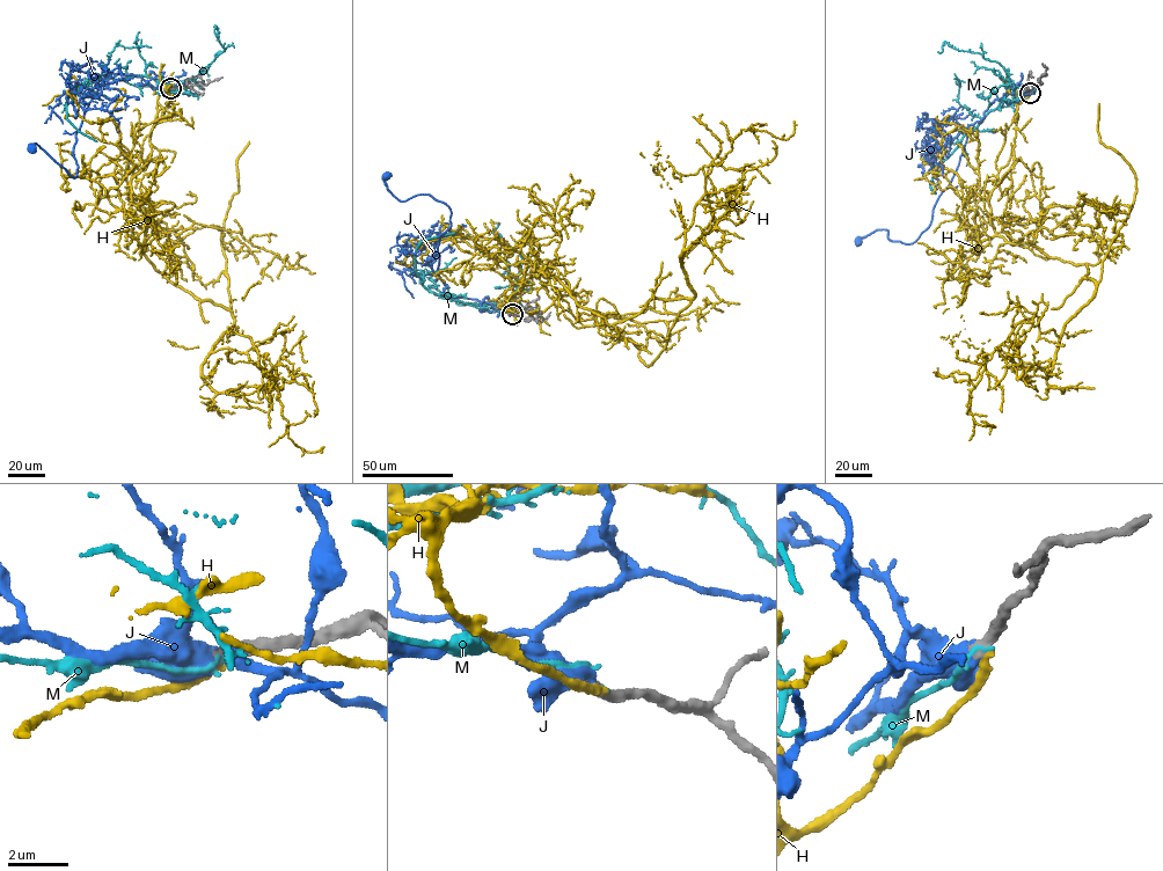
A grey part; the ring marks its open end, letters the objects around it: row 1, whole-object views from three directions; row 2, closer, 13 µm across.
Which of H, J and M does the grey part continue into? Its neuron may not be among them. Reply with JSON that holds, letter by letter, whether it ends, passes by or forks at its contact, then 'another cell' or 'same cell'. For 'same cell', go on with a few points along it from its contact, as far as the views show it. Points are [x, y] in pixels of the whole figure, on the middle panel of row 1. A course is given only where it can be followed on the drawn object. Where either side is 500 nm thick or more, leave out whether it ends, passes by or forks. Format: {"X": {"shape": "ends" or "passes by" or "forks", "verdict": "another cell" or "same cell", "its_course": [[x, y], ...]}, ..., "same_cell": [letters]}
{"H": {"shape": "ends", "verdict": "another cell"}, "J": {"verdict": "same cell", "its_course": [[512, 314], [443, 295], [437, 248], [451, 225], [450, 207], [426, 194], [397, 199], [386, 175]]}, "M": {"shape": "ends", "verdict": "another cell"}, "same_cell": ["J"]}

